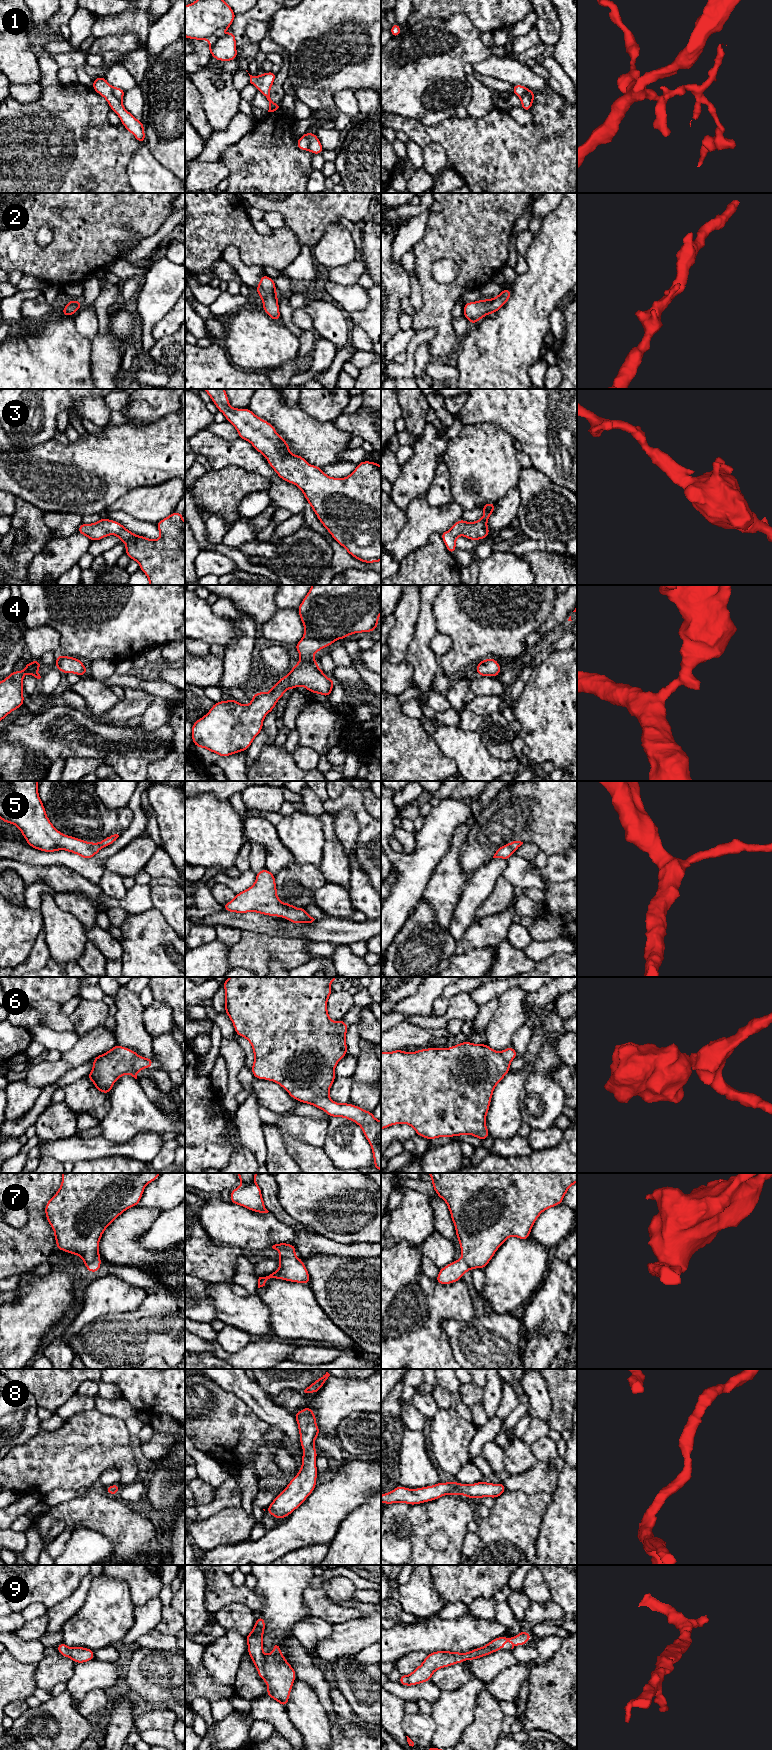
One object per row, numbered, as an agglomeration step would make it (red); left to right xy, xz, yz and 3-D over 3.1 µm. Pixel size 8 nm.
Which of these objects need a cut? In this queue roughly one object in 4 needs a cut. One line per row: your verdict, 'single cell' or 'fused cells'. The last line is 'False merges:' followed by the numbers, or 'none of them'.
1: fused cells
2: single cell
3: single cell
4: single cell
5: single cell
6: single cell
7: single cell
8: single cell
9: single cell
False merges: 1

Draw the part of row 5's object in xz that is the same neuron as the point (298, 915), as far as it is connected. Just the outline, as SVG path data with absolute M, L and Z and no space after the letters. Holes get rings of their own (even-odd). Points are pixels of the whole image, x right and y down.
M266 868L256 873L255 883L223 905L224 910L235 913L257 912L263 915L284 917L294 924L312 923L315 919L307 911L283 903L277 896L275 875Z

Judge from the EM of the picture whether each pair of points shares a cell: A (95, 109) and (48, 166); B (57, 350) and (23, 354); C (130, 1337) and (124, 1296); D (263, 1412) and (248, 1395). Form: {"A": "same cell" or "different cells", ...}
{"A": "same cell", "B": "same cell", "C": "different cells", "D": "same cell"}

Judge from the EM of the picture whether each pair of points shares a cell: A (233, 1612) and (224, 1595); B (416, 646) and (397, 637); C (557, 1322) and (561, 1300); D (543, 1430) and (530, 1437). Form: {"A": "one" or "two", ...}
{"A": "two", "B": "two", "C": "one", "D": "one"}

